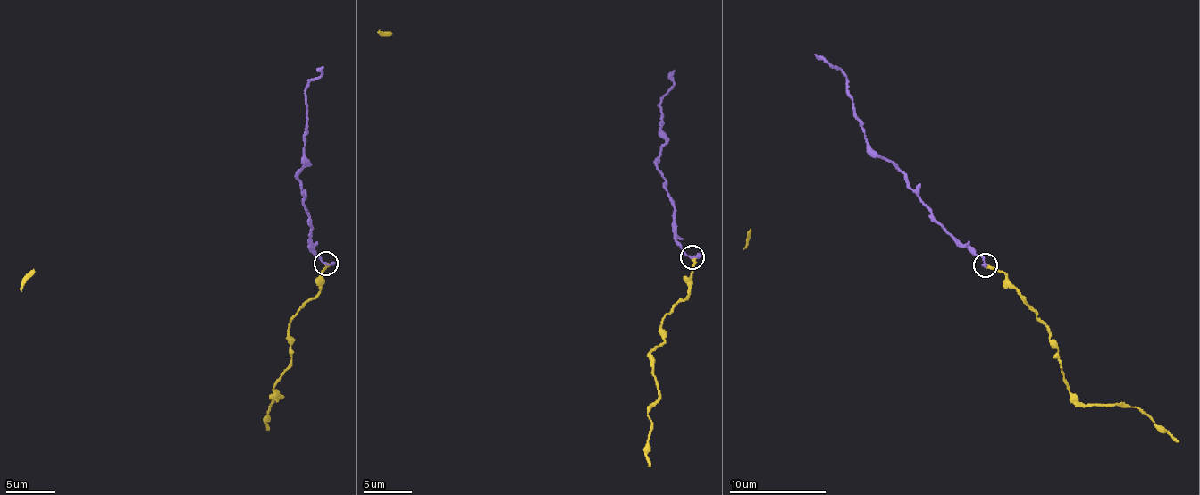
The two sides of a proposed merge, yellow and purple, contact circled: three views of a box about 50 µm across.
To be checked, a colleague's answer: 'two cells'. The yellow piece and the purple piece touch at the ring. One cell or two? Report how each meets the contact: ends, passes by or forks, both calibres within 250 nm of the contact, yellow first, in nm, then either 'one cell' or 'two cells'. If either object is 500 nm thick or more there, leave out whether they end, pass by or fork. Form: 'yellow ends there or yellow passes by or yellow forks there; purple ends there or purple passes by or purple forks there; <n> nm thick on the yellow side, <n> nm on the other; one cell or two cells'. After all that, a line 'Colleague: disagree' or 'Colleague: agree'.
yellow ends there; purple ends there; 240 nm thick on the yellow side, 300 nm on the other; one cell
Colleague: disagree

